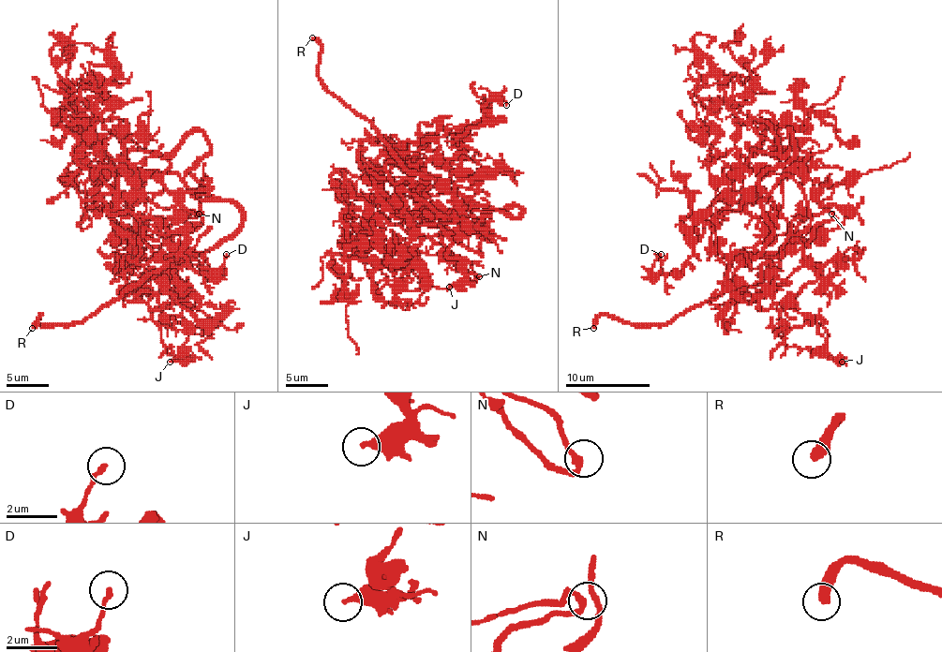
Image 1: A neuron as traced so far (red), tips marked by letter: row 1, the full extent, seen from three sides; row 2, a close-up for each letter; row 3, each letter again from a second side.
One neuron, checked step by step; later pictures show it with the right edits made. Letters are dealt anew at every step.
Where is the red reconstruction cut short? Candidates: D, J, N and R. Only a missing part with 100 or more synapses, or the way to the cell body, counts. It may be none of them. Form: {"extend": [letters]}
{"extend": ["R"]}

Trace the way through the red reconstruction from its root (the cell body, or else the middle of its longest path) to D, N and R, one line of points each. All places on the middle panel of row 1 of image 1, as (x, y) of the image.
D: (400, 192), (388, 162), (424, 164), (441, 147), (426, 139), (451, 128), (464, 137), (491, 99), (506, 105)
N: (400, 192), (413, 213), (422, 204), (417, 200), (415, 217), (424, 226), (442, 229), (428, 236), (479, 276)
R: (400, 192), (386, 164), (420, 160), (428, 177), (413, 175), (324, 86), (312, 37)

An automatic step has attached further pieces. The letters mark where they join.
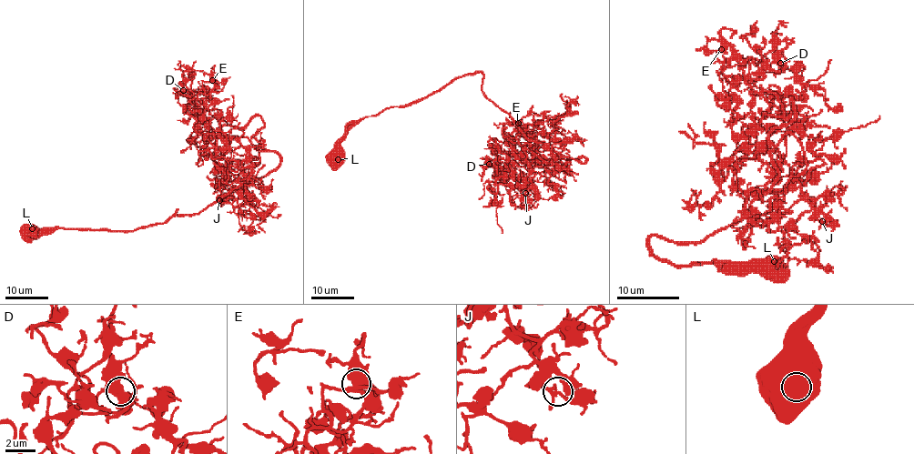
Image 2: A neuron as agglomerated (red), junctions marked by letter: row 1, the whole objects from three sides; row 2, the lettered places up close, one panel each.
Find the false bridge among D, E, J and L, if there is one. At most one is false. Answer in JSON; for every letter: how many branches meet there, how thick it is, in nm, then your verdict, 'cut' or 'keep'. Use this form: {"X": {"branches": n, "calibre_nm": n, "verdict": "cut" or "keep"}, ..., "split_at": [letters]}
{"D": {"branches": 2, "calibre_nm": 700, "verdict": "keep"}, "E": {"branches": 4, "calibre_nm": 550, "verdict": "keep"}, "J": {"branches": 3, "calibre_nm": 220, "verdict": "keep"}, "L": {"branches": 1, "calibre_nm": 1250, "verdict": "keep"}, "split_at": []}

